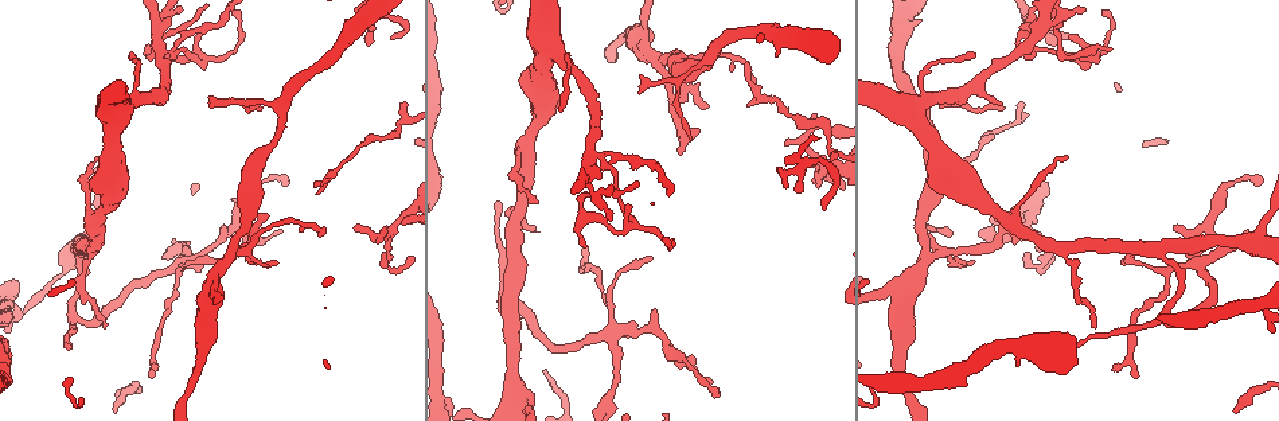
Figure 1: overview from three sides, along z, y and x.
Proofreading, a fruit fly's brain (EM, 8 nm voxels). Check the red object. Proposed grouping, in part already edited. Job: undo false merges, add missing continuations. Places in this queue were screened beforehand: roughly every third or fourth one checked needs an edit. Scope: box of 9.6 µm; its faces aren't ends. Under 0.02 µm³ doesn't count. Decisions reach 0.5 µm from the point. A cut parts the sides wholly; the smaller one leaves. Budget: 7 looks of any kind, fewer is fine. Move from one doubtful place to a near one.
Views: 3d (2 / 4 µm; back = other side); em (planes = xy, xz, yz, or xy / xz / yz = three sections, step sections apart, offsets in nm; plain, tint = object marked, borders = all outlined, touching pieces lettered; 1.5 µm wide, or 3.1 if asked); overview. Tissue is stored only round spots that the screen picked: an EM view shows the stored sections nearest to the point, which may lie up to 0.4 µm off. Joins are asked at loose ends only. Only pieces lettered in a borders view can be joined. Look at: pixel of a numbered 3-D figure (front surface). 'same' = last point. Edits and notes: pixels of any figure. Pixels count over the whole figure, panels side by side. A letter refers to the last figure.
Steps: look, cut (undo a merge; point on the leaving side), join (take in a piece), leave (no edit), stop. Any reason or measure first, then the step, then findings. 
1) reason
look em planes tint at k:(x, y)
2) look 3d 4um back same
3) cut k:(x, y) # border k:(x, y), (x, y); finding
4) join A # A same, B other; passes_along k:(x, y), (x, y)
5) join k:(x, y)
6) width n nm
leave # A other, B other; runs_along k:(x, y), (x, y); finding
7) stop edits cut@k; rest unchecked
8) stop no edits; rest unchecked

thick turns thin
look 3d 2um at 1:(664, 60)

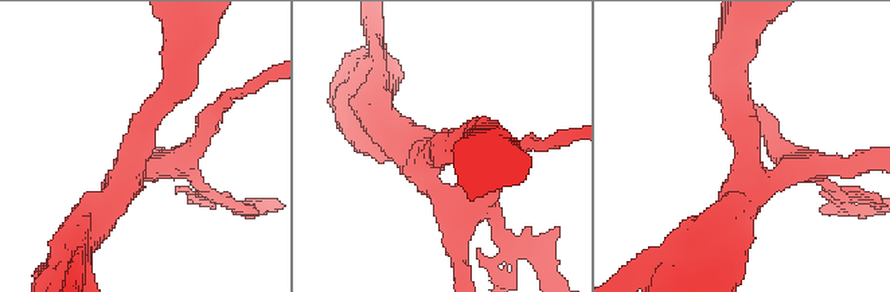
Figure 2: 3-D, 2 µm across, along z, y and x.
shape alone is not enough
look em planes borders at 2:(429, 158)

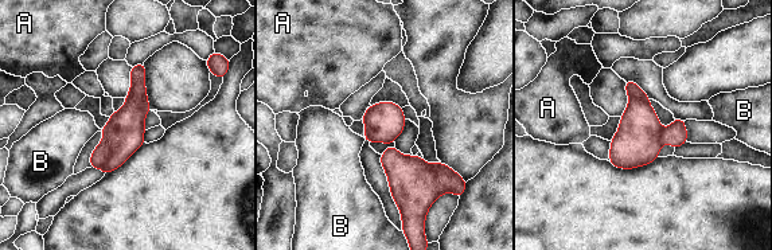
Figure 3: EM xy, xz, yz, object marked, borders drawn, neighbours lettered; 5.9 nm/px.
cut 3:(124, 133) # A other, B other; part_leaving 3:(141, 67), (136, 109), (106, 170); a second neuron is stuck on

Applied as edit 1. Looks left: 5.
look overview

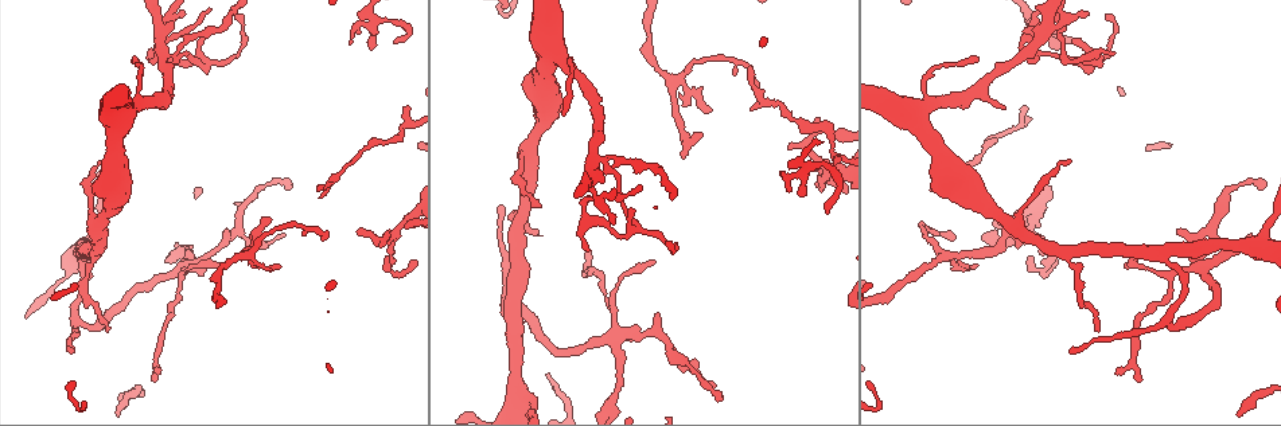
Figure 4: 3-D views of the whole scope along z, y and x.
branch stops here
look em xy step 4 borders at 4:(359, 233)

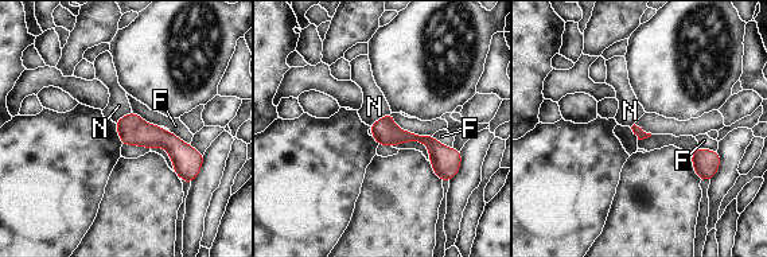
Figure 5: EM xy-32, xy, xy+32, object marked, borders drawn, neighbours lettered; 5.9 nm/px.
leave # F other, N other; border 5:(390, 112), (380, 117), (370, 127); none of them fits

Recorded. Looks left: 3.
four arms meet
look em planes borders at 4:(1023, 55)

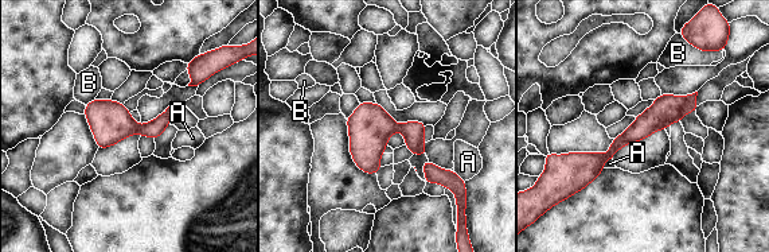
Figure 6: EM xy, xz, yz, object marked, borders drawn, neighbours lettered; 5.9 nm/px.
longest_contact A 100 nm
leave # A other, B other; border 6:(453, 171), (464, 182); all the same neuron

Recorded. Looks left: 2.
stop edits cut@3; rest unchecked

